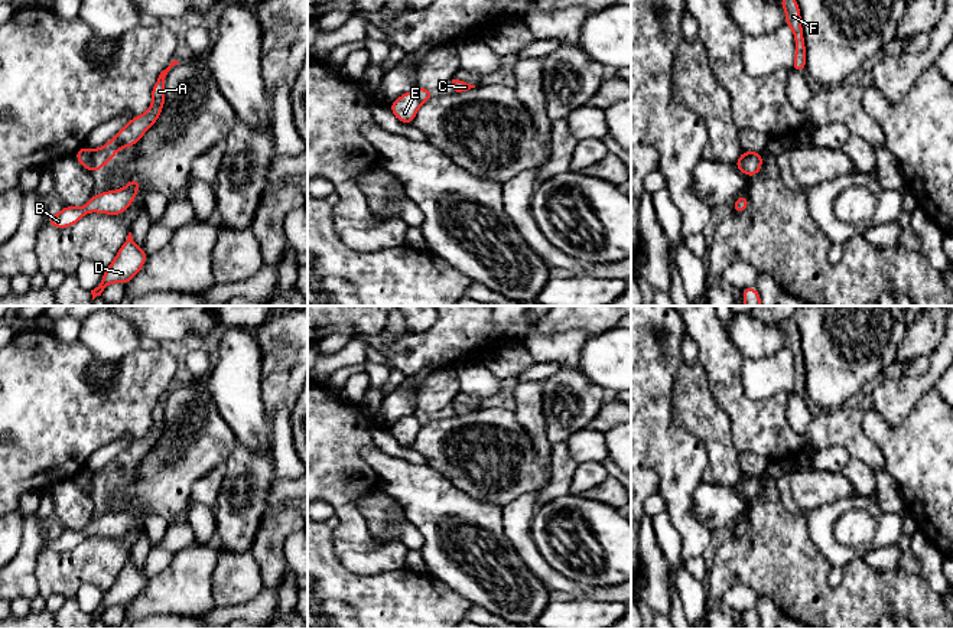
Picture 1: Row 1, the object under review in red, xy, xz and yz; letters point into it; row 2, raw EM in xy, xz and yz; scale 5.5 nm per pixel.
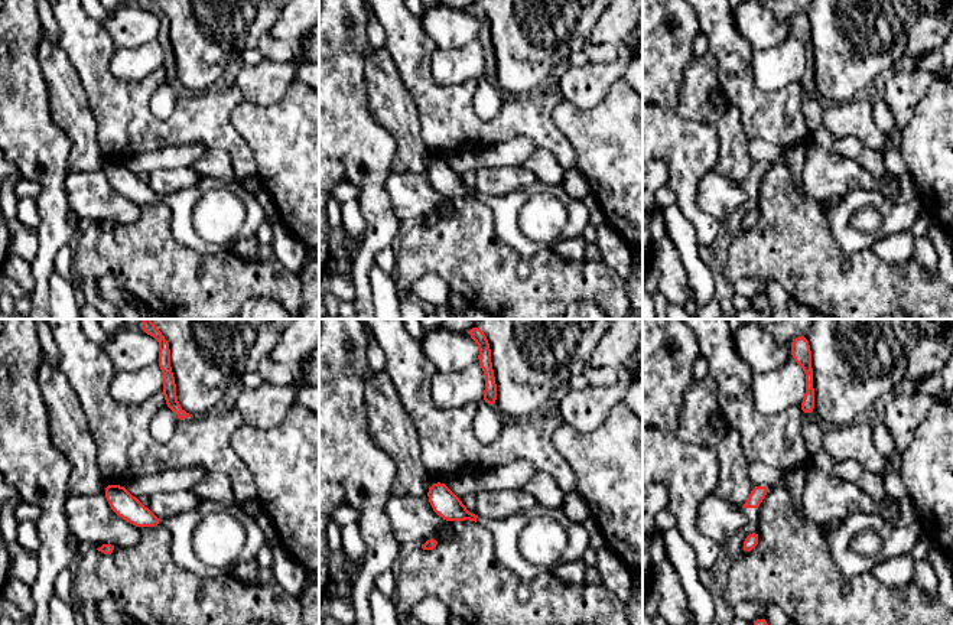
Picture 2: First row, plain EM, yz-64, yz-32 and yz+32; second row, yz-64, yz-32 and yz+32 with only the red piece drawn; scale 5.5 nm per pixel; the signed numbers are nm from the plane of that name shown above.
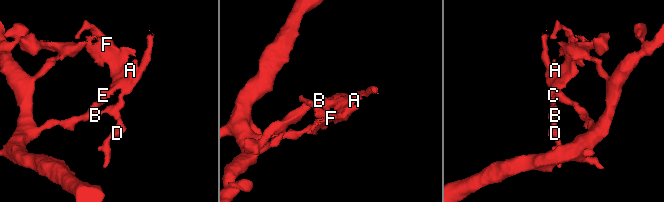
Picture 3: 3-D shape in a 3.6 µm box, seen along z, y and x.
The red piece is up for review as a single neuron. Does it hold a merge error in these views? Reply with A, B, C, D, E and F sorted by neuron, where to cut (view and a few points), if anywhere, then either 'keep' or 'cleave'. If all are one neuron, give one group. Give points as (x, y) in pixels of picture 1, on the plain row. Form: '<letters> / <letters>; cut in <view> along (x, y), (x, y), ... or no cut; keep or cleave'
A B C D F / E; cut in xy along (91, 475), (93, 492); cleave

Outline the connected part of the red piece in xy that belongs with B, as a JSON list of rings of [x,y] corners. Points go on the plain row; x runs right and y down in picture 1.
[[[133,501],[123,512],[92,518],[82,531],[64,529],[58,538],[46,542],[46,548],[69,551],[90,535],[118,540],[133,527],[139,512],[140,505],[137,501]]]

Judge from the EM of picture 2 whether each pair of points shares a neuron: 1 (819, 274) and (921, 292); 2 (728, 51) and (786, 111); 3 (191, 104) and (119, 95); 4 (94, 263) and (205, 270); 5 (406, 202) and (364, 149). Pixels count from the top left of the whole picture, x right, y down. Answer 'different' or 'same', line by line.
1: same
2: same
3: same
4: same
5: different

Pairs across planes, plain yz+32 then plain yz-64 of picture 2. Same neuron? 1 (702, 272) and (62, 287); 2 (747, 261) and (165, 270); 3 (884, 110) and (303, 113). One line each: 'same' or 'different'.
1: same
2: same
3: same

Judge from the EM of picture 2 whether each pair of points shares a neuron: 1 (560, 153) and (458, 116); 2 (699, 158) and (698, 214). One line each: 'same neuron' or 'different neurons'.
1: same neuron
2: same neuron

